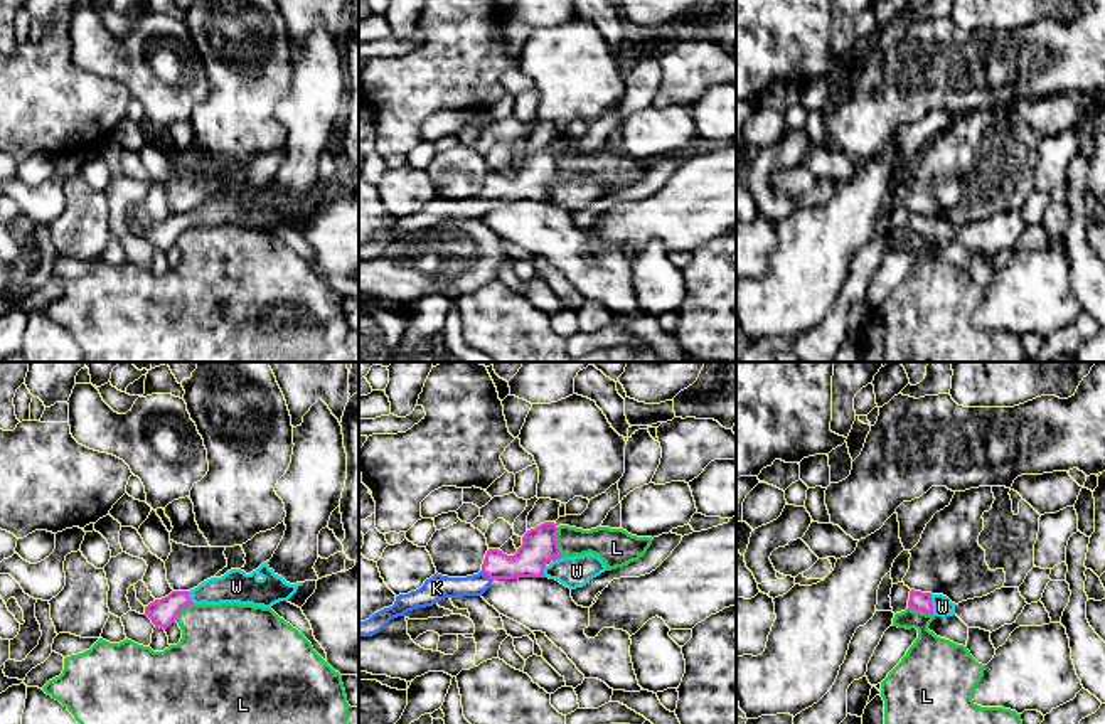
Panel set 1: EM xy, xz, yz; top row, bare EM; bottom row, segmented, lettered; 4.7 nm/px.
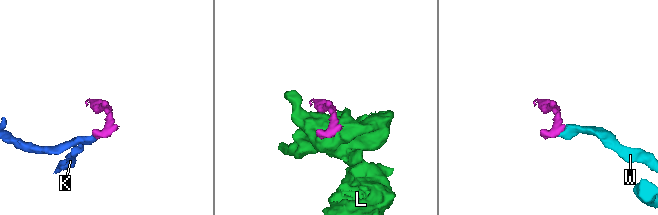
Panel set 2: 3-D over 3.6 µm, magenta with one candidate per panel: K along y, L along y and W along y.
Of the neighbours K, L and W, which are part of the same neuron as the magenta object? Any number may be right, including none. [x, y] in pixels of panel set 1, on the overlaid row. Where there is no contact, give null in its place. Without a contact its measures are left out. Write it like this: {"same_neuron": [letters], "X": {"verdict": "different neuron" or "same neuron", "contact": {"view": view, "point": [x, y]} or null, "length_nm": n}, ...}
{"same_neuron": ["K", "W"], "K": {"verdict": "same neuron", "contact": {"view": "xz", "point": [487, 574]}, "length_nm": 80}, "L": {"verdict": "different neuron", "contact": {"view": "xz", "point": [556, 542]}, "length_nm": 150}, "W": {"verdict": "same neuron", "contact": {"view": "yz", "point": [932, 605]}, "length_nm": 100}}

